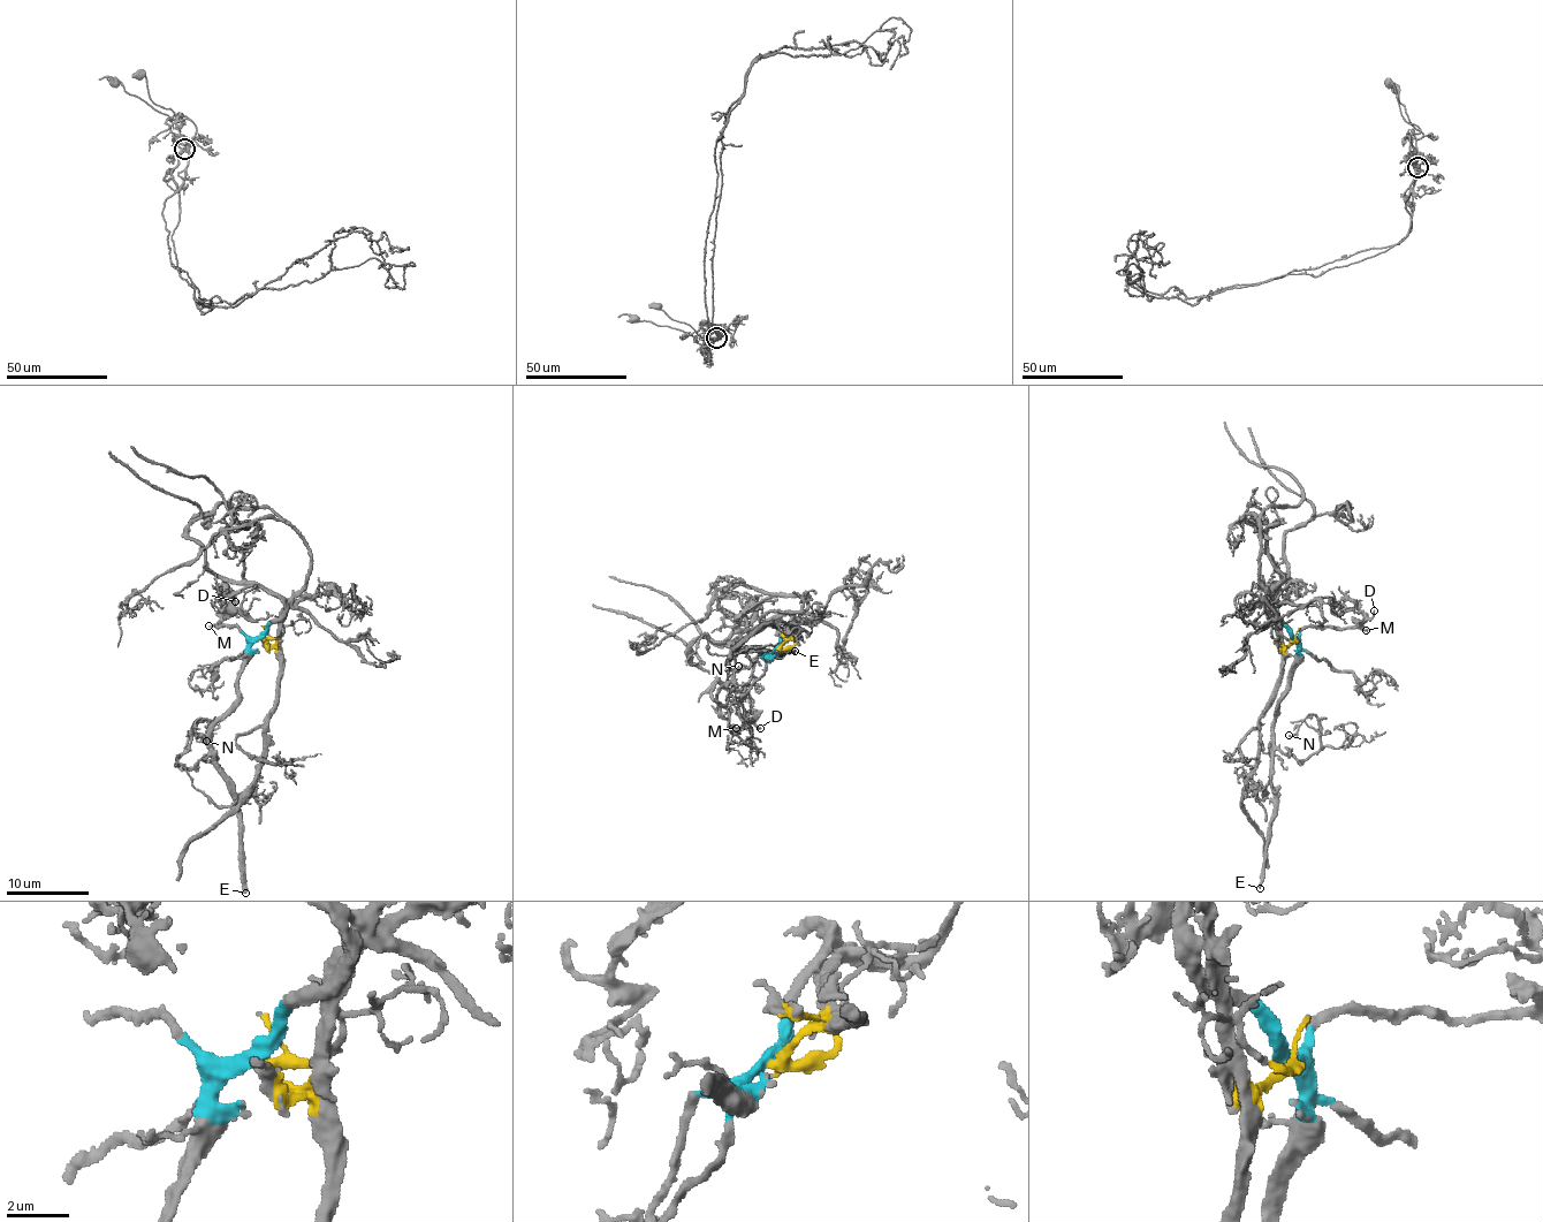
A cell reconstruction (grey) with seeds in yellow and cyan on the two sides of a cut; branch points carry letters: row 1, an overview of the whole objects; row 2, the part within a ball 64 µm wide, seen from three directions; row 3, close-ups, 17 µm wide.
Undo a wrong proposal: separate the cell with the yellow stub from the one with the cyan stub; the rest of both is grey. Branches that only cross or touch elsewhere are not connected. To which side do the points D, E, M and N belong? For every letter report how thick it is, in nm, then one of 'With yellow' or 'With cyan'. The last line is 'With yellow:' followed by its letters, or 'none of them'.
D: Thickness 170 nm. With cyan
E: Thickness 320 nm. With cyan
M: Thickness 160 nm. With cyan
N: Thickness 110 nm. With cyan
With yellow: none of them

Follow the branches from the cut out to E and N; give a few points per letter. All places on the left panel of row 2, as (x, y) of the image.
E: (260, 638), (251, 645), (234, 707), (211, 733), (211, 763), (241, 812), (244, 894)
N: (260, 638), (234, 707), (213, 728), (213, 761), (182, 767), (194, 727), (195, 737), (206, 741)

